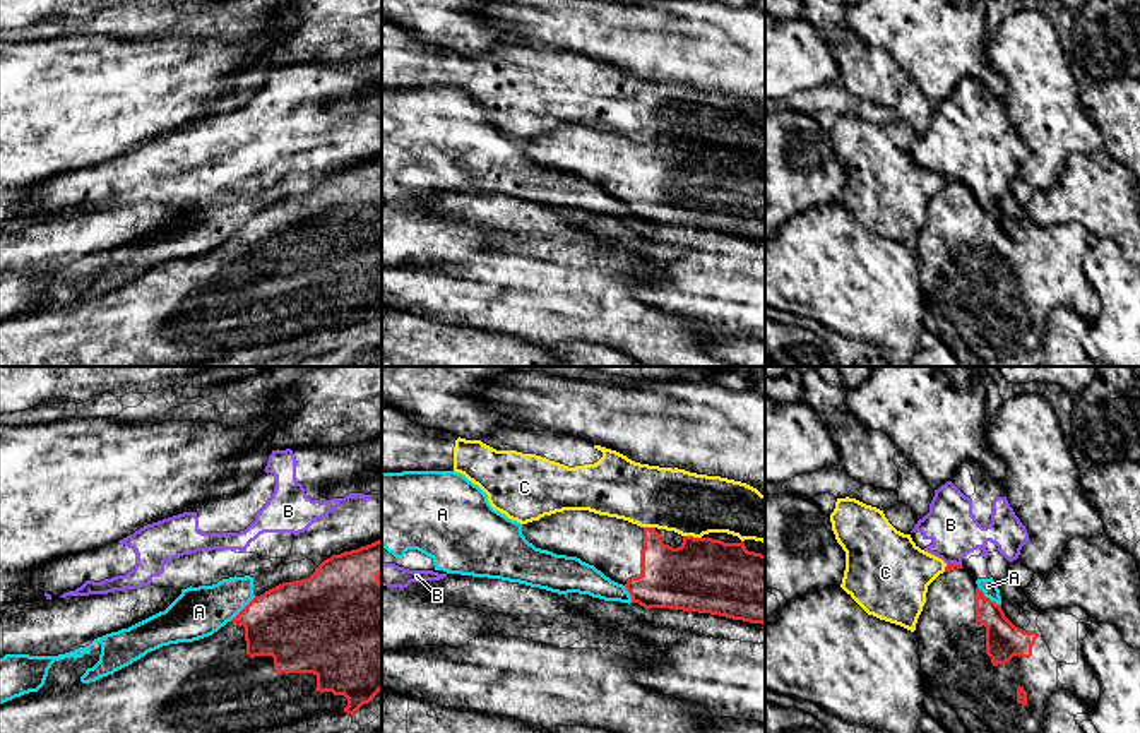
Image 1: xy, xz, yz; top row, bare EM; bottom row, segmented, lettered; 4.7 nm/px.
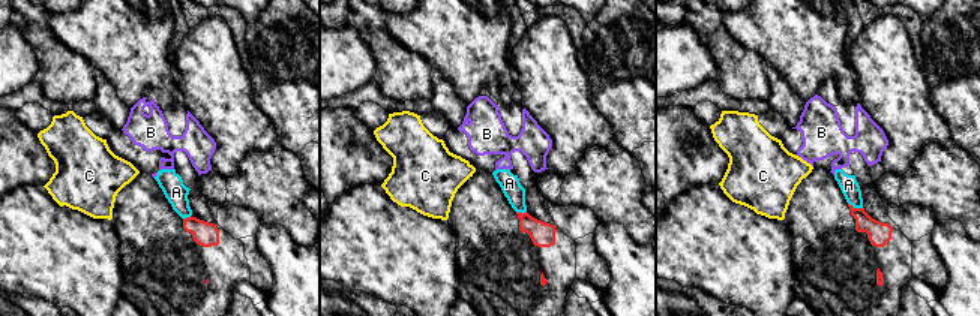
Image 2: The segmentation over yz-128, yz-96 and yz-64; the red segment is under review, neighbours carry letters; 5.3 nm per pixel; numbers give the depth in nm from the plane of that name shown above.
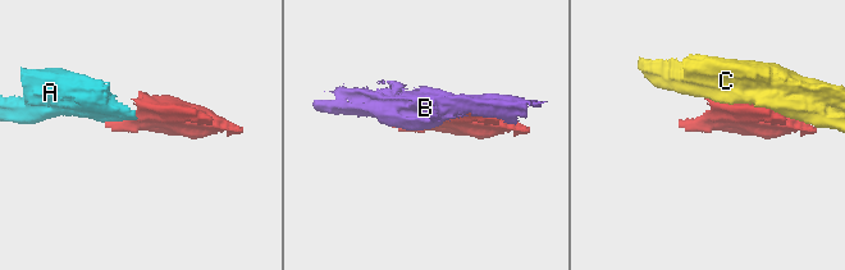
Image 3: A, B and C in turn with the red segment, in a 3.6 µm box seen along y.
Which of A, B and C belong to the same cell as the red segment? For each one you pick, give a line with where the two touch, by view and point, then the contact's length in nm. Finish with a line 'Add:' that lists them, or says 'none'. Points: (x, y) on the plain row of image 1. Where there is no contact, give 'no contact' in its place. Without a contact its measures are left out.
Add: none

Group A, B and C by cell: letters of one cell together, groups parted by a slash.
A B / C

